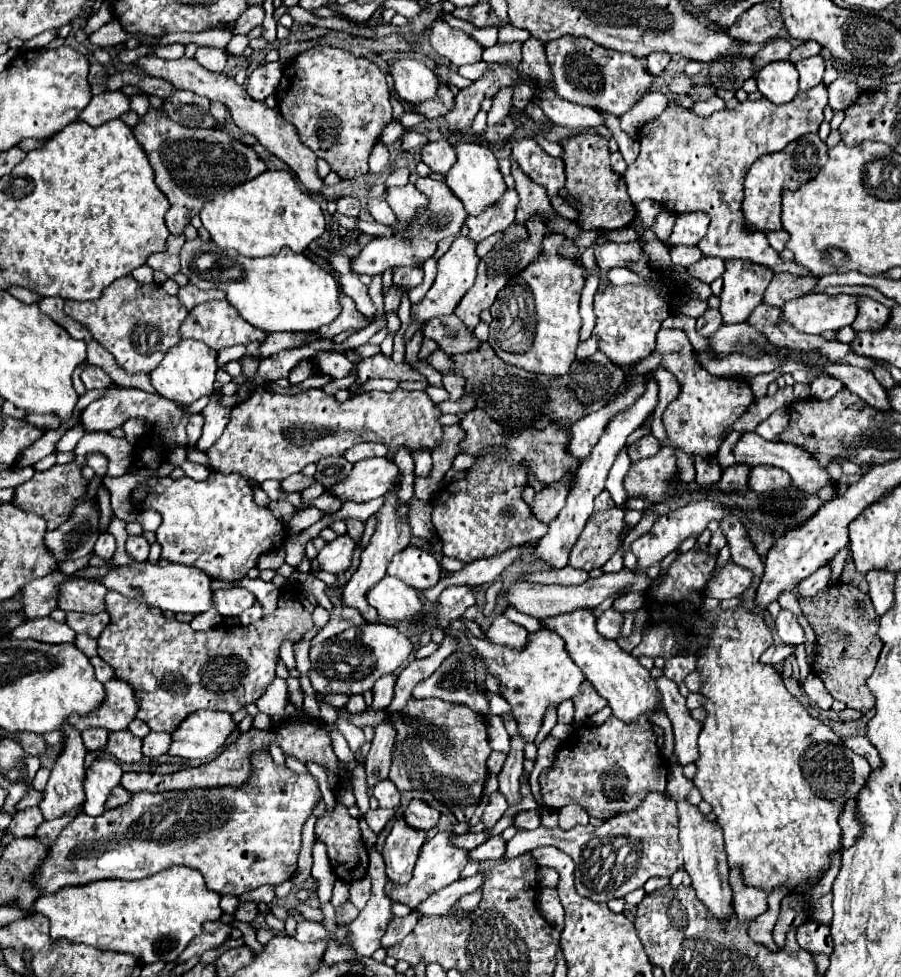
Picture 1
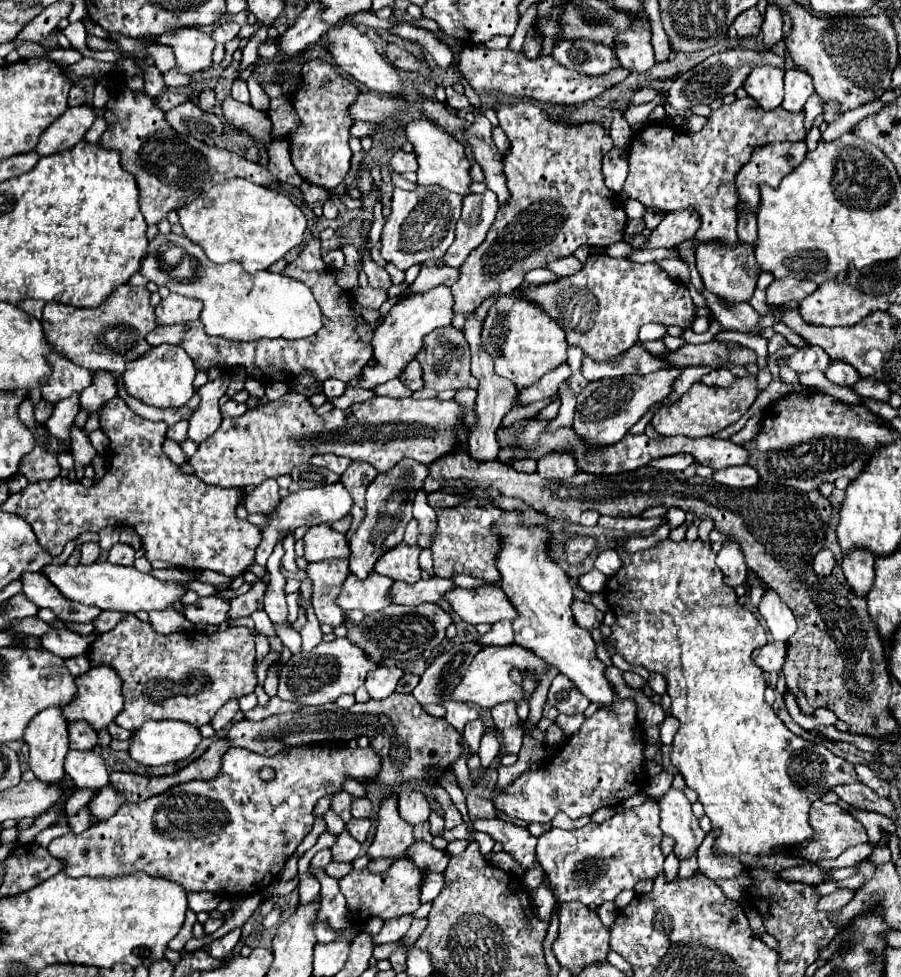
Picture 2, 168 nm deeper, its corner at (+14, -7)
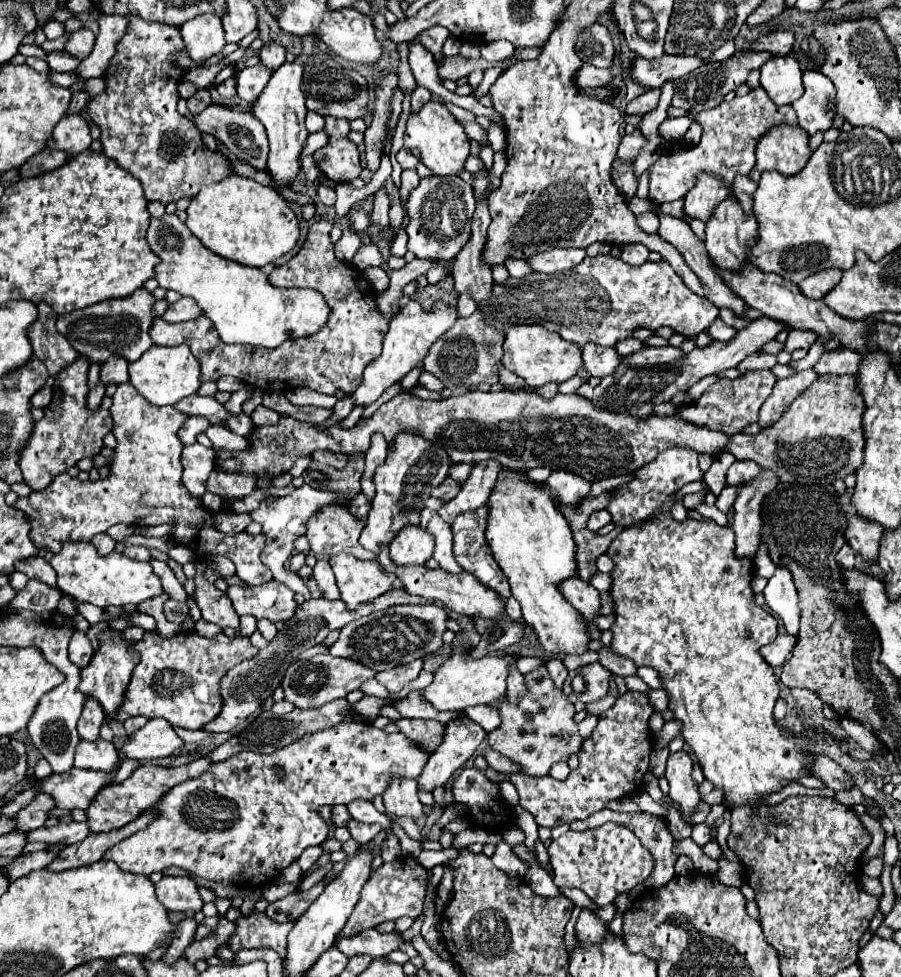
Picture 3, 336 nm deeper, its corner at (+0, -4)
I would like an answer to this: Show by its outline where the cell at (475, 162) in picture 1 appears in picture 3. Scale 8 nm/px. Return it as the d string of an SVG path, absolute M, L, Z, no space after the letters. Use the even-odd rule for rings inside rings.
M427 101L417 113L411 111L407 117L407 131L404 134L404 147L421 151L421 161L433 171L433 175L457 175L463 171L463 163L469 155L469 139L463 133L463 127L447 107L439 101Z

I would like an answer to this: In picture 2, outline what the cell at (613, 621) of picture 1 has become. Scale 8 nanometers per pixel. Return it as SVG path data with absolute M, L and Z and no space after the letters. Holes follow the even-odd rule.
M573 602L573 616L575 622L585 628L585 630L593 630L593 628L601 628L603 624L603 612L597 610L593 604L589 602Z

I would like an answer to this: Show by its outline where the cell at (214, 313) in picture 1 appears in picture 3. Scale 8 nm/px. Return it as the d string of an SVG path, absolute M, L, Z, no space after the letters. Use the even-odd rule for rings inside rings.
M331 221L313 223L307 231L307 241L301 251L285 265L275 267L275 271L269 275L271 285L281 289L309 287L325 297L327 305L331 307L331 317L323 329L319 329L319 333L285 341L279 345L279 349L251 349L251 345L223 343L207 317L183 323L167 323L157 317L149 329L153 345L187 343L201 365L201 381L217 381L223 375L231 375L263 393L287 393L297 387L309 387L325 395L335 395L337 391L353 393L361 383L365 367L379 355L383 337L387 333L387 321L377 311L375 291L363 273L351 263L335 259L333 245L329 241L331 227Z

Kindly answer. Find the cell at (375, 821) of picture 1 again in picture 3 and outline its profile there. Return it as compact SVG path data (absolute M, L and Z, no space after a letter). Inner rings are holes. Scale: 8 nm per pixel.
M347 821L345 827L349 829L351 839L355 839L359 845L367 845L383 829L381 825L365 825L365 823L359 823L359 821Z

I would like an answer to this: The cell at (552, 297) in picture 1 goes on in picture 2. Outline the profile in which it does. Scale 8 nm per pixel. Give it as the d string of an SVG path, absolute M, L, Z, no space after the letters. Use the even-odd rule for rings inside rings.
M517 292L499 294L485 316L481 340L485 352L495 362L495 372L509 378L517 388L535 384L543 374L555 370L567 360L565 330L553 318L549 318L549 314L539 304Z

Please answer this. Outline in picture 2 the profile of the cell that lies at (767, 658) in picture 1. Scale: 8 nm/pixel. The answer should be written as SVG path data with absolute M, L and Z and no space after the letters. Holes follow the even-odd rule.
M769 642L763 648L755 650L753 654L753 662L767 672L779 672L783 668L783 660L785 660L787 648L785 644L777 644L777 642Z

